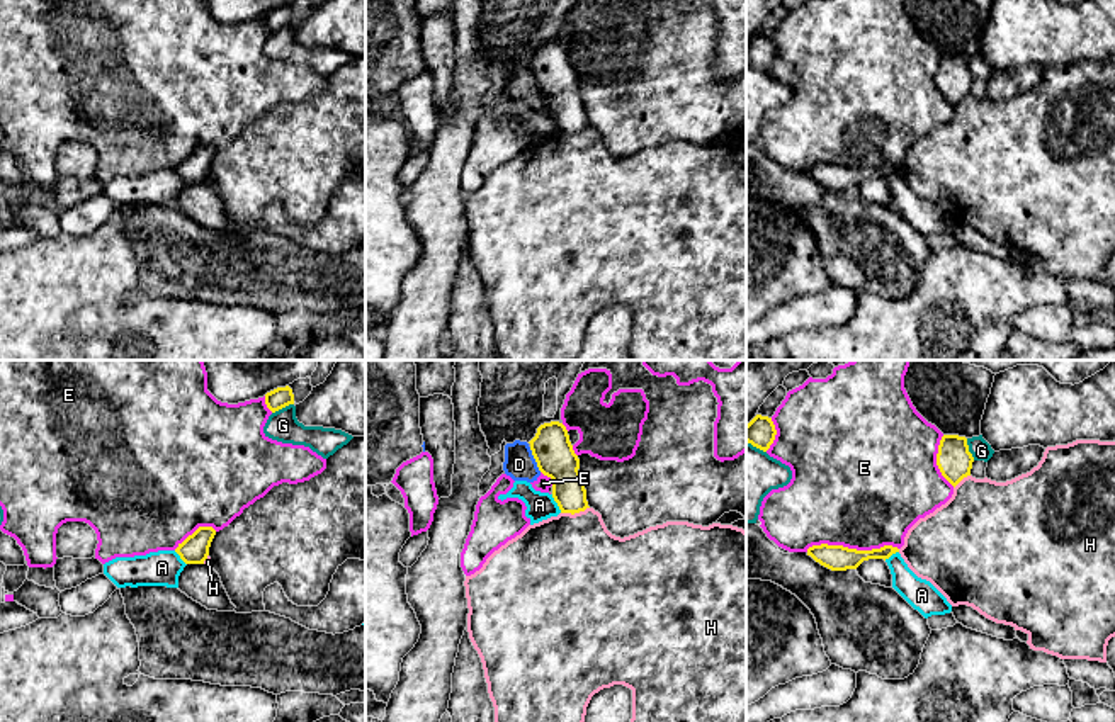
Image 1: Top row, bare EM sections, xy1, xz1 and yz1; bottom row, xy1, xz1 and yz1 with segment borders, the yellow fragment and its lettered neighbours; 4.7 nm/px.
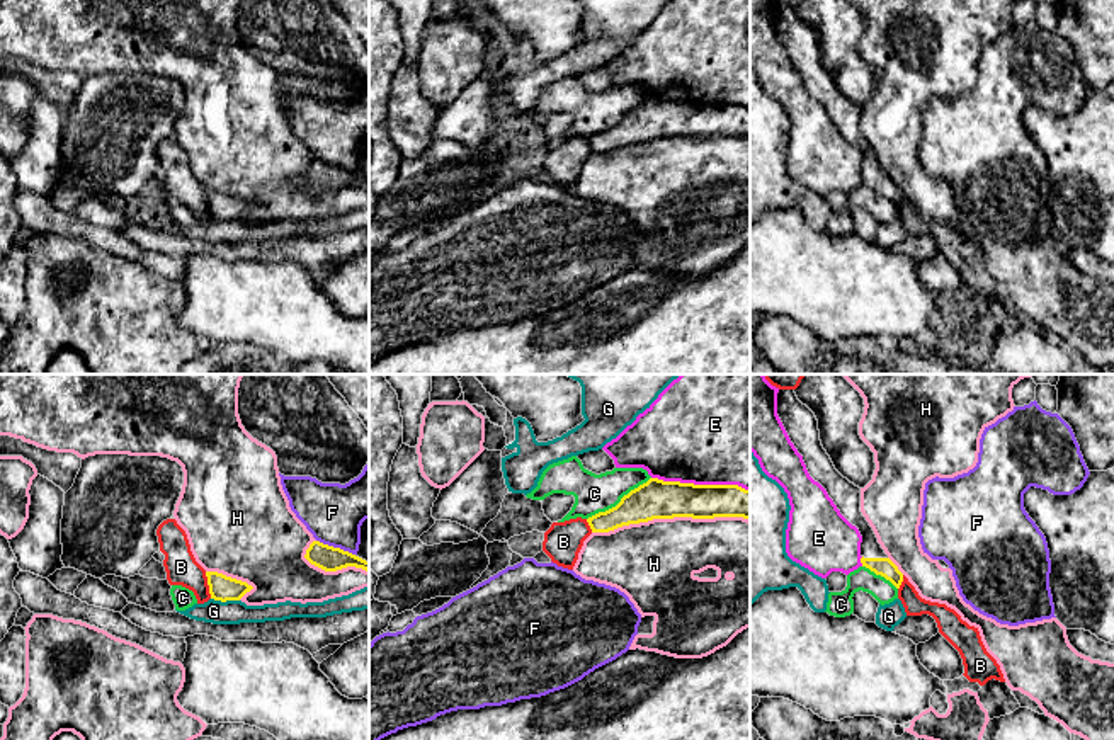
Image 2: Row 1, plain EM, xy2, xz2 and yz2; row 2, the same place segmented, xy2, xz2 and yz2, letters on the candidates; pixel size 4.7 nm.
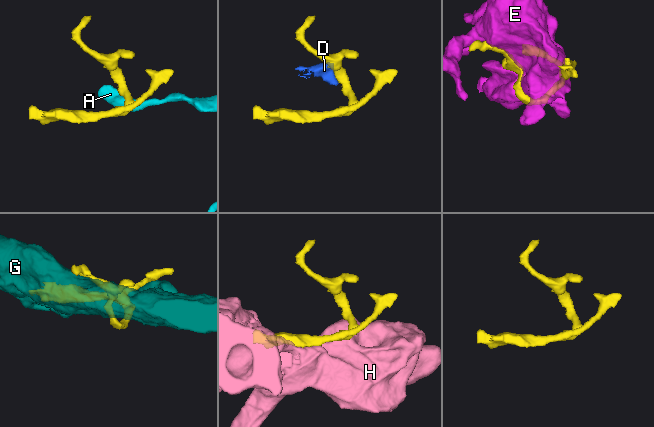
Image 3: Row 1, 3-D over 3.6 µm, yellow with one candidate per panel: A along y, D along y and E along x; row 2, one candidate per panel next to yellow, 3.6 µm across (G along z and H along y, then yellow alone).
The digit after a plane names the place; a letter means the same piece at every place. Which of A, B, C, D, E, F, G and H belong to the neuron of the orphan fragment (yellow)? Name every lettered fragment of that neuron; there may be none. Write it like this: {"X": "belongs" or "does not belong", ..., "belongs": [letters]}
{"A": "does not belong", "B": "does not belong", "C": "does not belong", "D": "does not belong", "E": "does not belong", "F": "does not belong", "G": "does not belong", "H": "does not belong", "belongs": []}

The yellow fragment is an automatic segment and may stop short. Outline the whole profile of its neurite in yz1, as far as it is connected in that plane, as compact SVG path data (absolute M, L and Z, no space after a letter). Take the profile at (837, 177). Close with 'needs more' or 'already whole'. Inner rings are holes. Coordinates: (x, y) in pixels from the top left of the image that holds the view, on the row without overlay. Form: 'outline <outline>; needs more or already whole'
outline M821 163L807 168L807 175L811 175L816 182L831 190L857 189L863 180L869 178L886 180L896 172L899 172L899 168L892 165L884 165L880 168L872 170L857 170L843 165Z; already whole

